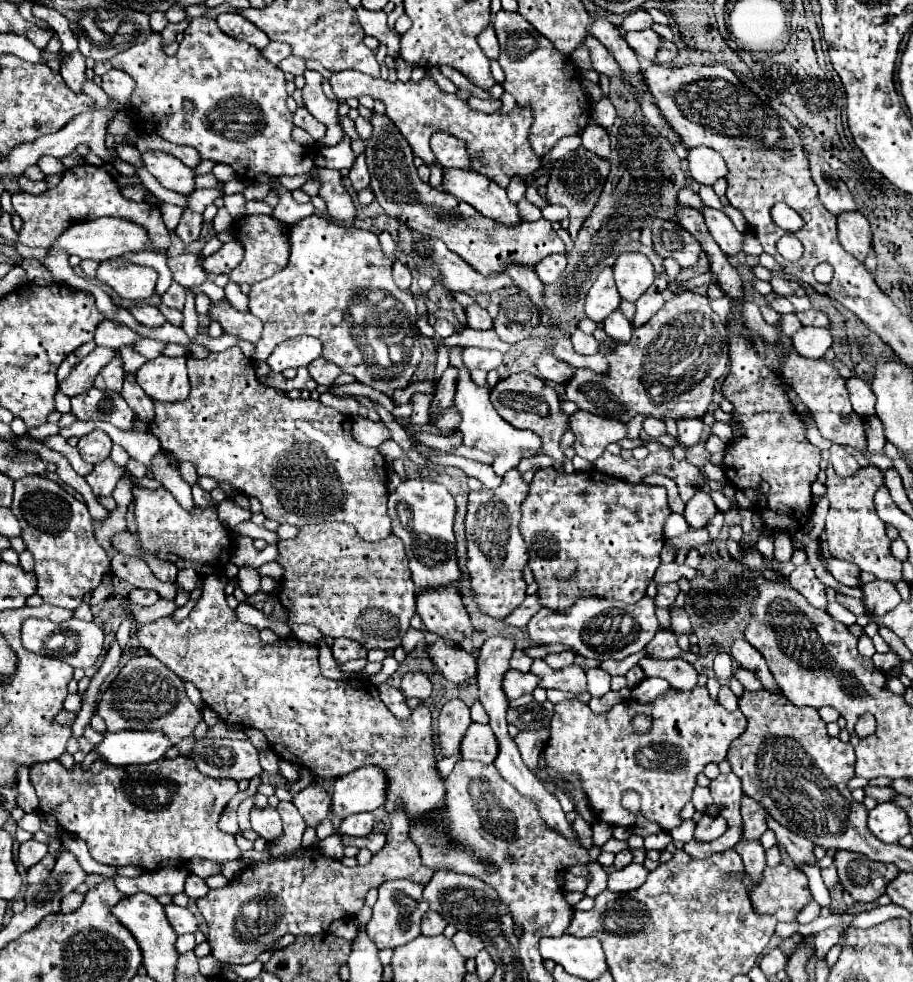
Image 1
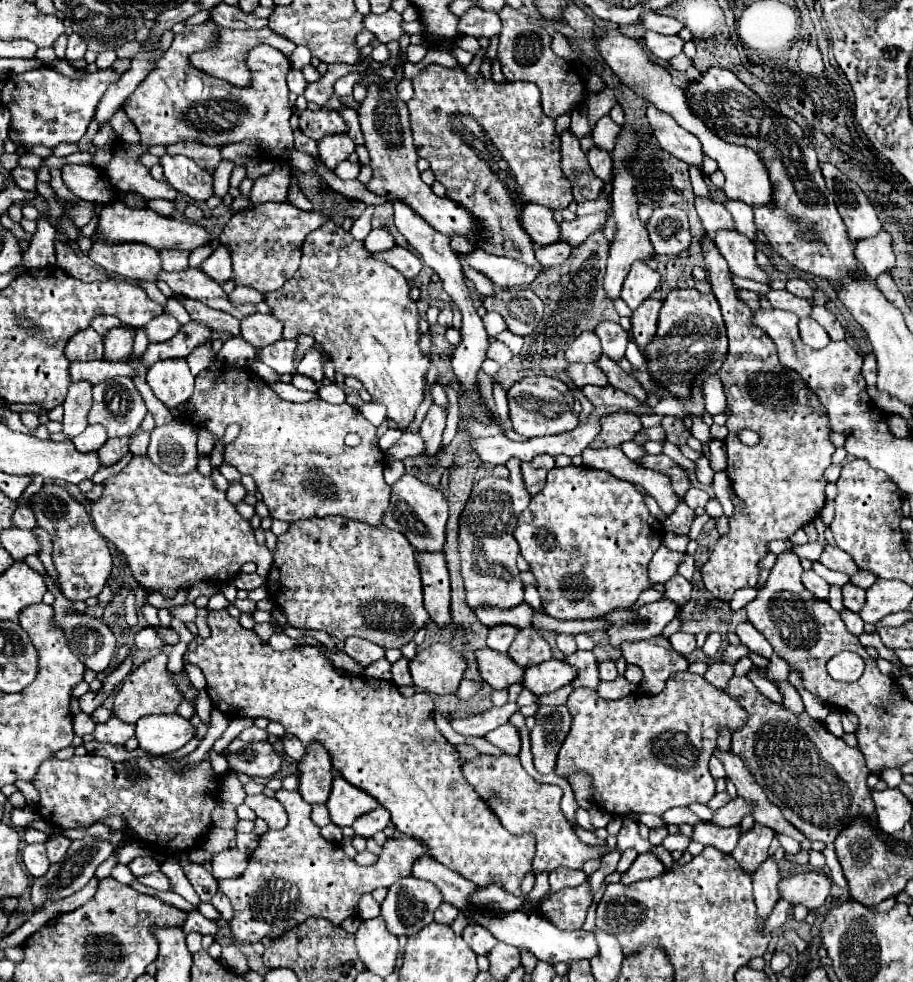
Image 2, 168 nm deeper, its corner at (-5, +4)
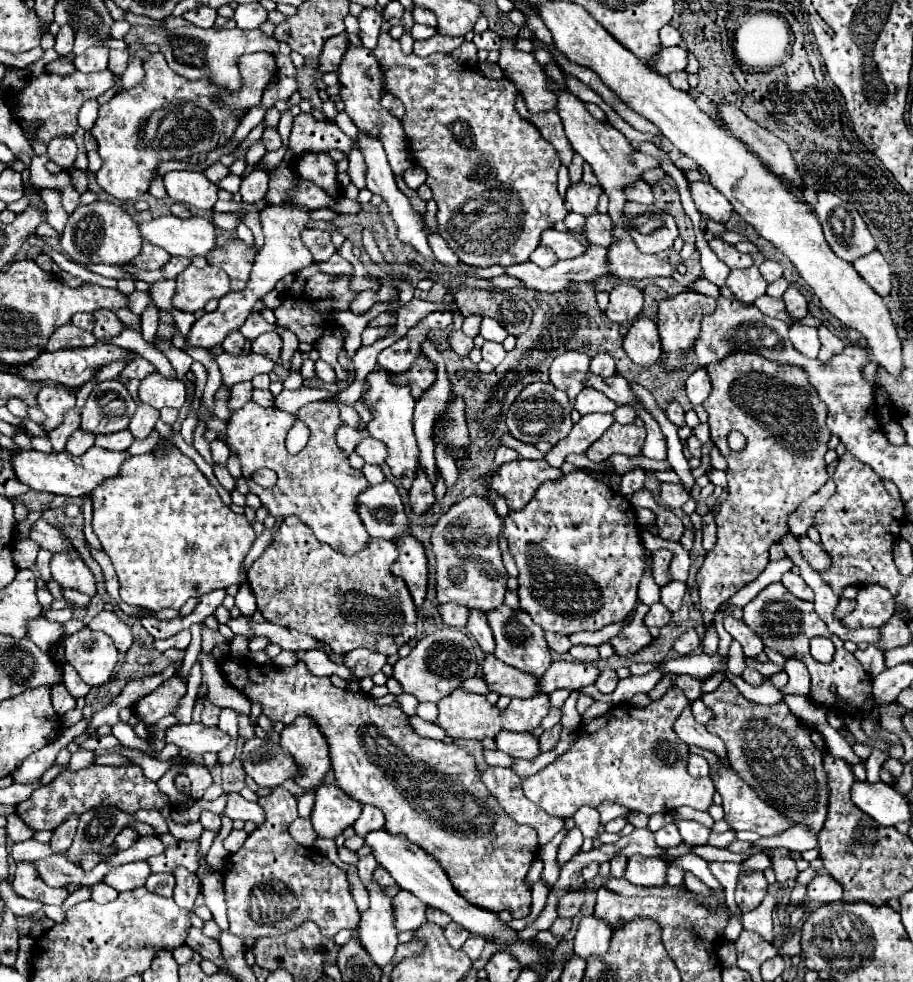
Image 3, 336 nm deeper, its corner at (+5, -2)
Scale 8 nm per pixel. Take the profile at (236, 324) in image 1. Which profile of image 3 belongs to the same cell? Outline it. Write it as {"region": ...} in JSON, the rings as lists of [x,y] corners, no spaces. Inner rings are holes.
{"region":[[[274,331],[262,333],[262,335],[258,335],[256,339],[252,339],[252,353],[268,355],[272,361],[278,361],[280,347],[282,347],[282,339],[280,339],[280,335],[274,333]]]}

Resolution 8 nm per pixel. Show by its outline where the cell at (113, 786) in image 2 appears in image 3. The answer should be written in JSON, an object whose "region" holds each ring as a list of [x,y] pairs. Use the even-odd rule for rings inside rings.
{"region":[[[92,765],[80,771],[64,771],[56,779],[46,785],[34,789],[34,793],[18,803],[16,813],[28,827],[34,831],[50,829],[54,831],[68,817],[80,817],[86,811],[94,811],[98,807],[114,807],[126,815],[136,815],[142,809],[162,811],[164,807],[172,807],[168,795],[162,793],[154,781],[150,781],[138,765],[130,767],[102,767]]]}

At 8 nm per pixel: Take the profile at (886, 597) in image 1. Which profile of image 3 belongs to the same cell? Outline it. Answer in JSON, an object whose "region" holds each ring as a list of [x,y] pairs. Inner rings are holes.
{"region":[[[864,585],[856,597],[856,609],[842,619],[848,629],[882,627],[896,613],[896,603],[890,591],[880,585]]]}

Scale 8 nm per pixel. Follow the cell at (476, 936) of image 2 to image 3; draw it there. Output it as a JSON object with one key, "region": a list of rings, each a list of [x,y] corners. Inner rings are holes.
{"region":[[[468,937],[466,939],[466,943],[462,945],[462,951],[472,959],[472,961],[476,961],[476,959],[480,959],[480,955],[482,955],[482,951],[484,951],[484,945],[486,945],[486,939],[480,939],[480,937]]]}

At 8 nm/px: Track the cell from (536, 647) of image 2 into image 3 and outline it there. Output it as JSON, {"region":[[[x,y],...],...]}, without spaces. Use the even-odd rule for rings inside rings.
{"region":[[[502,605],[496,611],[488,611],[486,615],[488,615],[488,623],[494,631],[494,639],[496,639],[494,655],[500,661],[504,661],[506,665],[512,665],[512,667],[516,667],[524,673],[530,673],[530,675],[536,675],[536,677],[544,675],[544,671],[552,663],[552,657],[550,657],[542,627],[532,623],[532,619],[526,611],[514,611],[508,605]]]}

